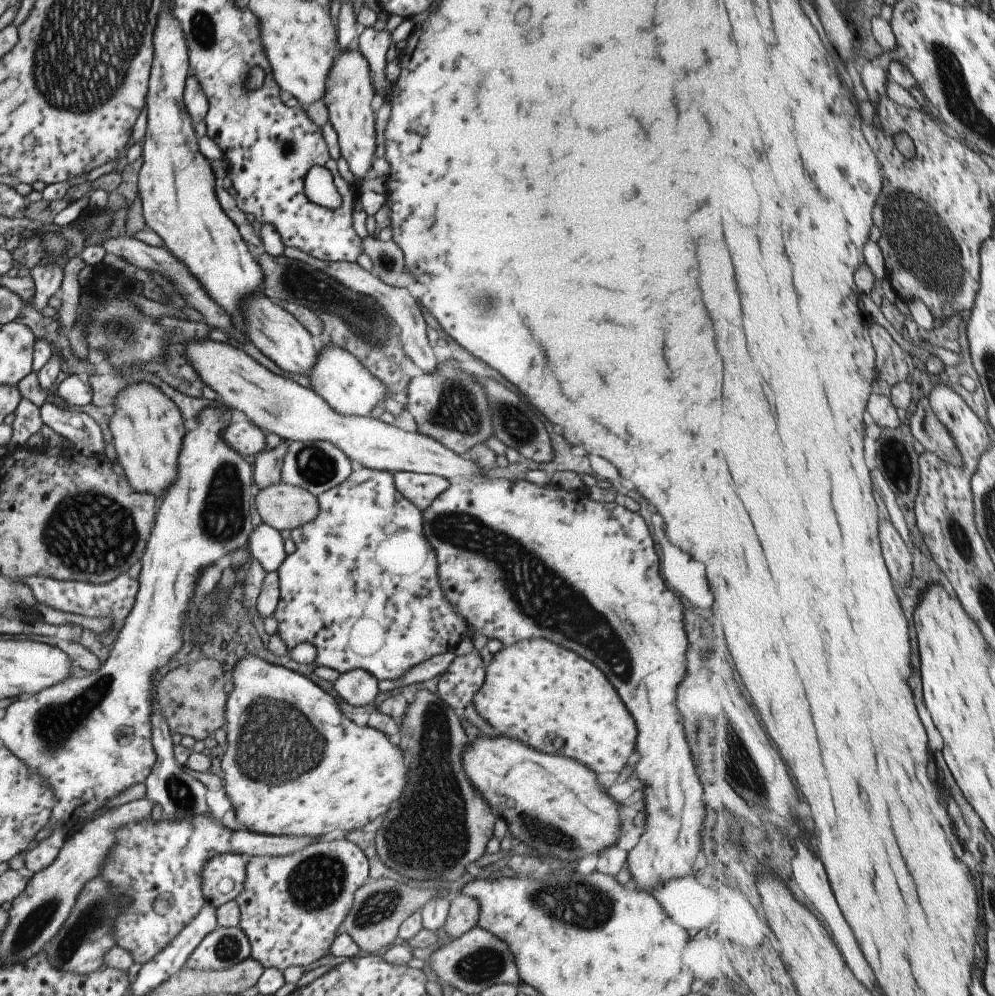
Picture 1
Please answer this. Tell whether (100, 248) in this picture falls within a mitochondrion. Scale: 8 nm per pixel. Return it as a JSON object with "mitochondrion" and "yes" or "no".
{"mitochondrion":"no"}

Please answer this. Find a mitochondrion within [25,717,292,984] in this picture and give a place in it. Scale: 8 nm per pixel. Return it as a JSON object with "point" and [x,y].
{"point":[86,926]}

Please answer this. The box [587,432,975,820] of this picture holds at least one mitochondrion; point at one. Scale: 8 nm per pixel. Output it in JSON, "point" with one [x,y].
{"point":[747,776]}

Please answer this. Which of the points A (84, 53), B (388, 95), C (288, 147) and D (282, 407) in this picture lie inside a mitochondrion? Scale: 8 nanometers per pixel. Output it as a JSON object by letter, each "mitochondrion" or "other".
{"A":"mitochondrion","B":"other","C":"mitochondrion","D":"other"}

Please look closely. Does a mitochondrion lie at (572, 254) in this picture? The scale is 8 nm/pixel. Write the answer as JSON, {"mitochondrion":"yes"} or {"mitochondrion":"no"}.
{"mitochondrion":"no"}

